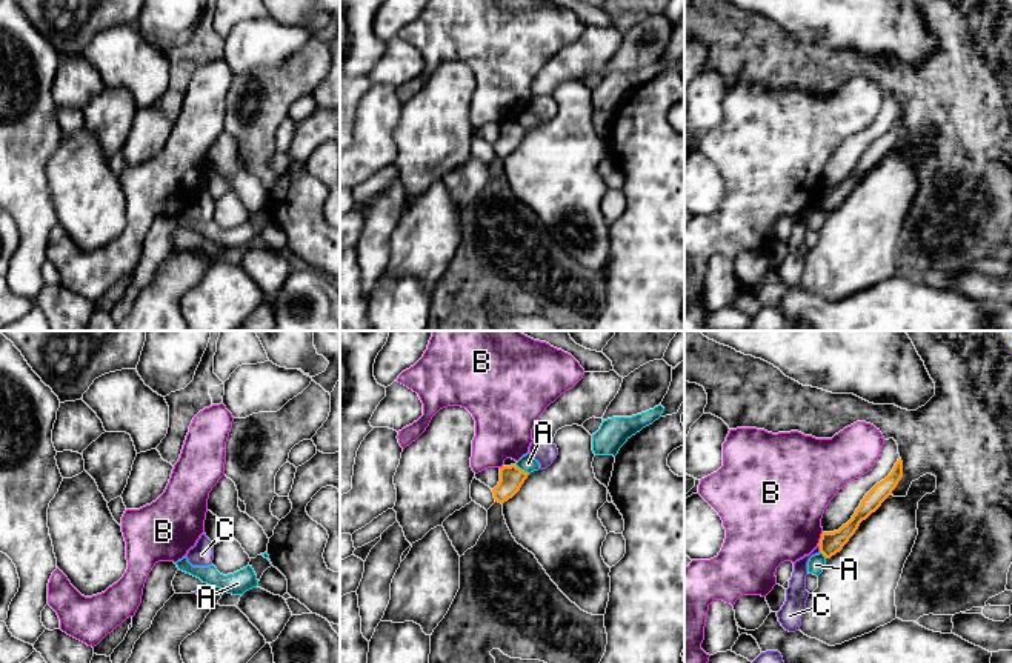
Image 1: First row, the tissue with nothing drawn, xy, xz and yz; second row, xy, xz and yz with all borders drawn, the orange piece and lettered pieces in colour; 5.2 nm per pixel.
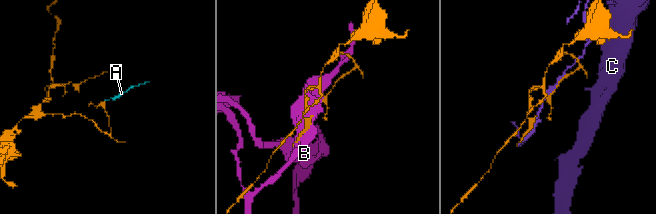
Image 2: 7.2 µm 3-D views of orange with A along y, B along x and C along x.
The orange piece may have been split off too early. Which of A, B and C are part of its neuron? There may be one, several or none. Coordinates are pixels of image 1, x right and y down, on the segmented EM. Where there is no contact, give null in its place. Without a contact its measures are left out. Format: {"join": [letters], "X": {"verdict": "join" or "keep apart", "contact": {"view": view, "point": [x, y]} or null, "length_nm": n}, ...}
{"join": [], "A": {"verdict": "keep apart", "contact": {"view": "xz", "point": [520, 469]}, "length_nm": 90}, "B": {"verdict": "keep apart", "contact": {"view": "yz", "point": [820, 539]}, "length_nm": 80}, "C": {"verdict": "keep apart", "contact": {"view": "yz", "point": [820, 548]}, "length_nm": 40}}

